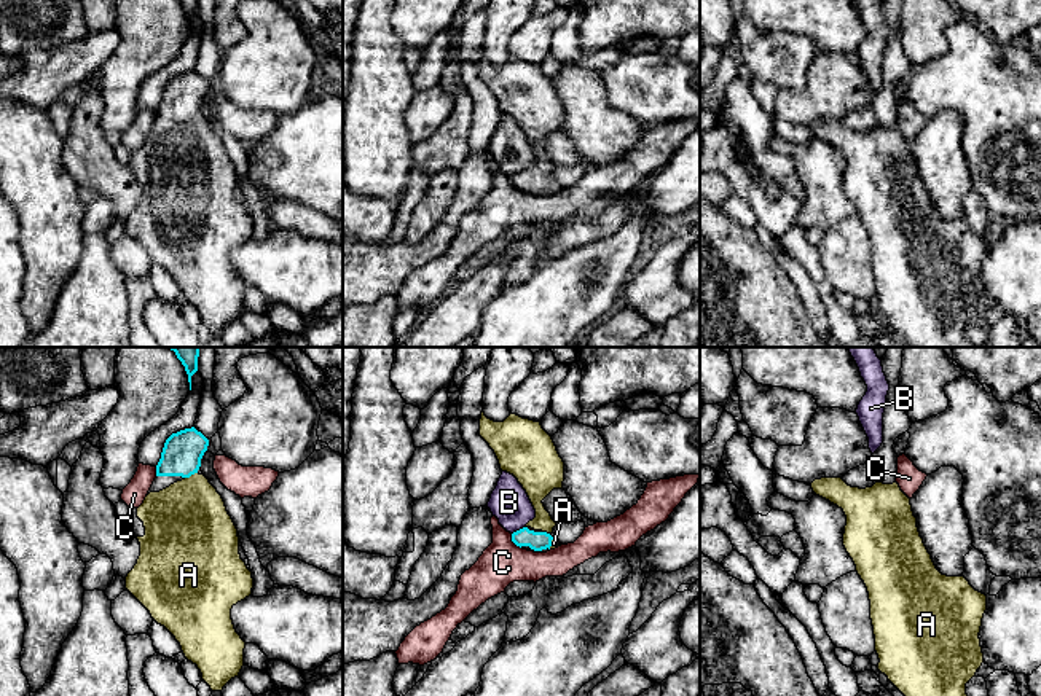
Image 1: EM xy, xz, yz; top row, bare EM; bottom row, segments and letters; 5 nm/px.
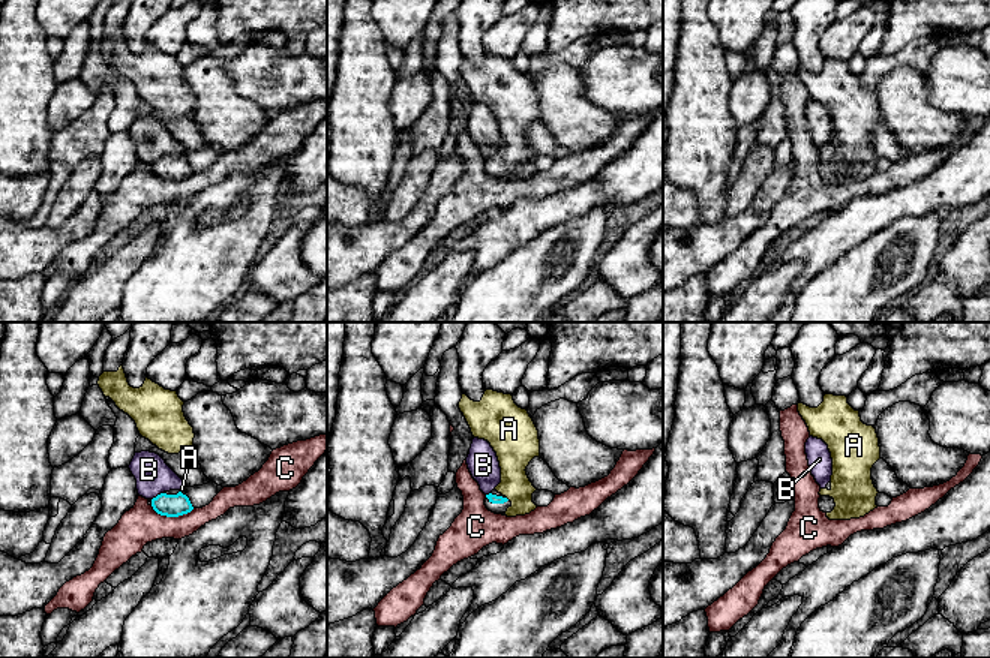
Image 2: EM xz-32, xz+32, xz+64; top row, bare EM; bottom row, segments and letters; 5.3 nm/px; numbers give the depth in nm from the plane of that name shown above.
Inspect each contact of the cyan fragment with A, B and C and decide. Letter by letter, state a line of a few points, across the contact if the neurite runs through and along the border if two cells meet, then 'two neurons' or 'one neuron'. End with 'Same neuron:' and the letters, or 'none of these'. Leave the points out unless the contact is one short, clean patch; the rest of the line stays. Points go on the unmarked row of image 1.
A: xy (182, 96), (190, 118), (187, 168) | one neuron
B: two neurons
C: xz (510, 177), (510, 182), (520, 191) | two neurons
Same neuron: A

